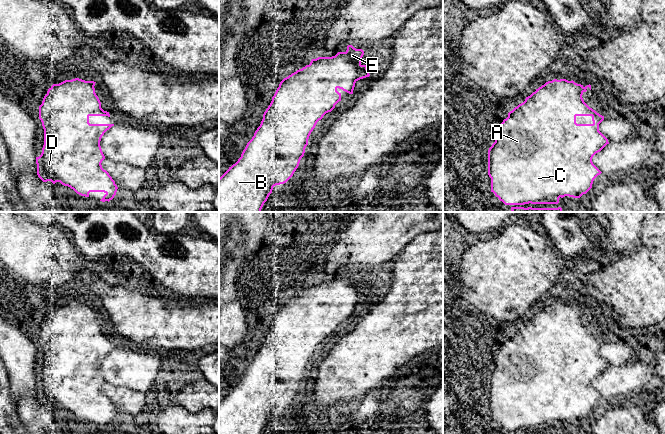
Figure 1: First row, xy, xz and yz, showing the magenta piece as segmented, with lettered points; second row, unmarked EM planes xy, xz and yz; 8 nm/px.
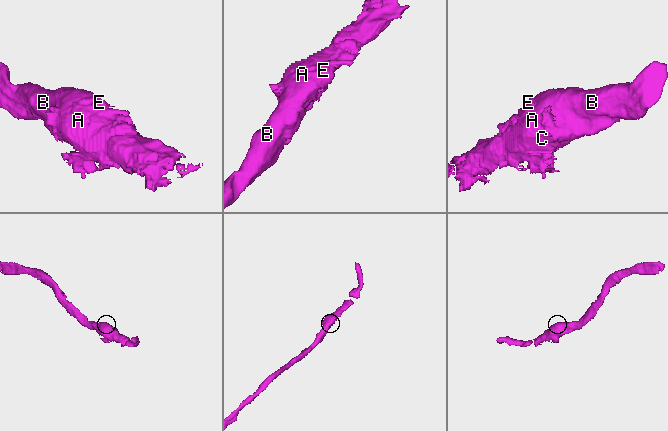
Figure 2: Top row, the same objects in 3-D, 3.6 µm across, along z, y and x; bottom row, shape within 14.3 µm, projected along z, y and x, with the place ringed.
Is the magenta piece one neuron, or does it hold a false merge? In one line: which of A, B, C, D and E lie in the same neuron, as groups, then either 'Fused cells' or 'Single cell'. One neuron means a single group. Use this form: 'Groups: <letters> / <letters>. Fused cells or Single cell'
Groups: A B C D E. Single cell

